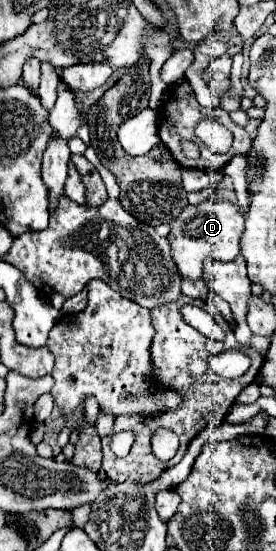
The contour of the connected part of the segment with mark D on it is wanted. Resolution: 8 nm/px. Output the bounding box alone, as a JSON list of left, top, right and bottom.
[170,198,244,280]

